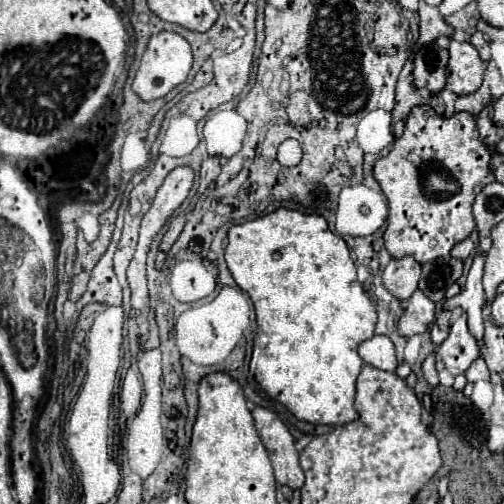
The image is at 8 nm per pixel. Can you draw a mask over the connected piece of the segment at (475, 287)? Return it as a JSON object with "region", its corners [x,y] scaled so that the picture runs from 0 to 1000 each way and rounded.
{"region":[[[925,560],[917,579],[901,591],[889,591],[877,611],[897,615],[905,607],[913,607],[929,623],[929,655],[944,671],[948,690],[956,690],[956,667],[960,667],[960,631],[956,631],[960,575],[956,575],[956,560]]]}

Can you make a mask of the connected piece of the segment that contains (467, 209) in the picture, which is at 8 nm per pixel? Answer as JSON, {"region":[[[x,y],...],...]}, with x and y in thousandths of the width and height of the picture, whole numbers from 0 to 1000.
{"region":[[[853,210],[817,214],[813,230],[806,234],[802,266],[782,282],[774,306],[742,325],[742,353],[750,357],[758,381],[766,385],[774,413],[770,448],[762,460],[766,496],[782,512],[817,508],[825,520],[845,524],[873,508],[885,508],[901,484],[929,472],[933,460],[944,452],[937,429],[940,393],[964,365],[980,361],[980,345],[968,337],[972,310],[976,294],[964,294],[956,286],[940,246],[940,230],[909,222],[893,234],[881,234],[869,230]]]}

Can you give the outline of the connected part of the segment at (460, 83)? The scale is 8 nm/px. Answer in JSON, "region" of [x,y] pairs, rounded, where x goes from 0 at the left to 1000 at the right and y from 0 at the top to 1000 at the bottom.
{"region":[[[893,83],[893,119],[885,135],[885,179],[917,190],[937,187],[956,171],[960,127],[948,111],[948,99],[933,83]]]}

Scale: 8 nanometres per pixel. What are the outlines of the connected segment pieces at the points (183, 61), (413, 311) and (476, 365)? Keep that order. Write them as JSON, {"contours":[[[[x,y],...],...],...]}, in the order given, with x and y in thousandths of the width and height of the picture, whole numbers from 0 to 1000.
{"contours":[[[[325,60],[325,63],[298,75],[294,95],[282,111],[282,127],[278,127],[270,155],[262,163],[262,175],[282,198],[321,194],[341,175],[349,175],[353,167],[361,167],[373,155],[377,135],[381,135],[381,99],[377,99],[377,87],[369,83],[369,75],[361,75],[357,67]]],[[[833,575],[817,583],[802,623],[790,635],[790,659],[802,671],[821,663],[841,663],[865,635],[865,603]]],[[[948,706],[948,714],[940,714],[933,722],[933,730],[925,734],[925,750],[929,750],[929,758],[972,754],[972,738],[968,738],[968,726],[964,726],[964,718],[960,718],[956,706]]]]}

